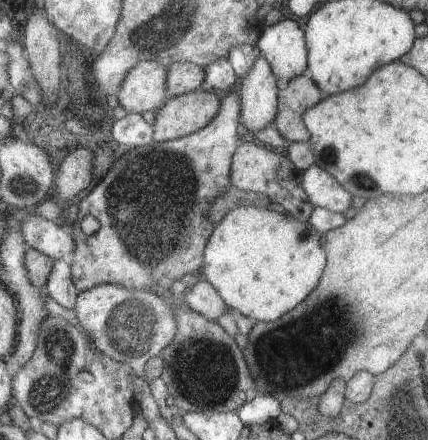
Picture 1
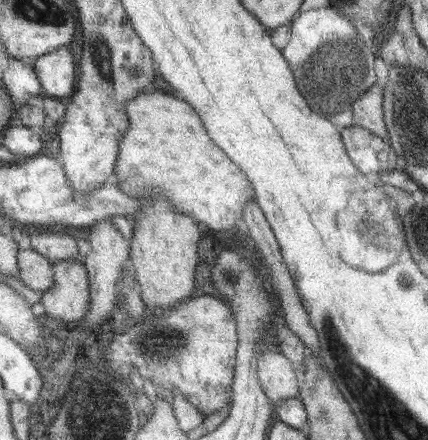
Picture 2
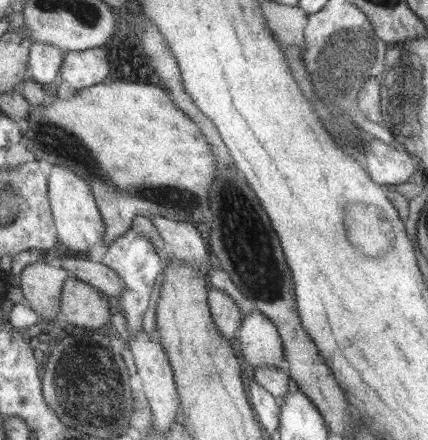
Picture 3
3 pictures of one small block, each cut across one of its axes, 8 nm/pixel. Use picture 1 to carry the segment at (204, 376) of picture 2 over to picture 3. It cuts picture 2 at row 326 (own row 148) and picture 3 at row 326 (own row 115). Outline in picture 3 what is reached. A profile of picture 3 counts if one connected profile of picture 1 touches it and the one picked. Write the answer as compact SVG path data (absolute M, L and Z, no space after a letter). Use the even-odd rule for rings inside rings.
M211 288L209 290L209 304L213 310L213 318L217 322L217 326L221 328L221 332L225 334L225 338L235 338L237 332L243 326L245 314L241 312L241 306L235 302L235 298L231 294L227 294L221 288Z

